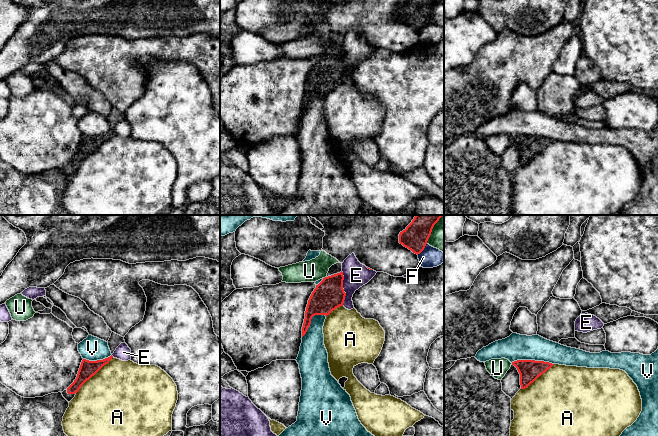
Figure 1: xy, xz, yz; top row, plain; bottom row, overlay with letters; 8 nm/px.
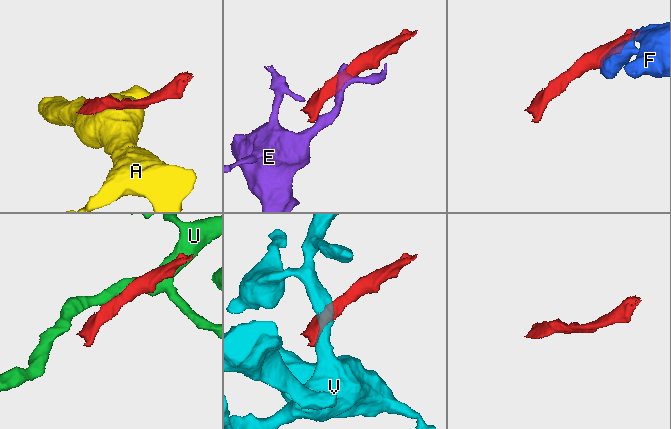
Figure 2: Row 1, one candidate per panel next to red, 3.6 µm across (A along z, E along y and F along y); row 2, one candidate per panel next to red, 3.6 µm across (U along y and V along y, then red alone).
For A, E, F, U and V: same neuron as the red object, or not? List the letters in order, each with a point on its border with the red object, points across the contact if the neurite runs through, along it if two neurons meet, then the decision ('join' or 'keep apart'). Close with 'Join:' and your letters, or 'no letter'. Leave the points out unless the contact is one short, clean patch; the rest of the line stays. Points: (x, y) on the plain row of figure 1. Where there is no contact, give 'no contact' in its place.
A: meets red in xy at (93, 151); keep apart
E: meets red in xz at (342, 64); keep apart
F: meets red in xz at (423, 25); keep apart
U: meets red in xz at (430, 10); keep apart
V: meets red in yz at (532, 136); keep apart
Join: no letter

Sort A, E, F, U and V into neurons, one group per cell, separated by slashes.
A / E / F / U / V

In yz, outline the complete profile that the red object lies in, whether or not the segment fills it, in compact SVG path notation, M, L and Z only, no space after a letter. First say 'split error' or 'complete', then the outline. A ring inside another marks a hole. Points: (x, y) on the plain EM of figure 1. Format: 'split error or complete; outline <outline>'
complete; outline M517 136L512 138L512 141L520 150L521 165L525 165L554 140L535 136Z

